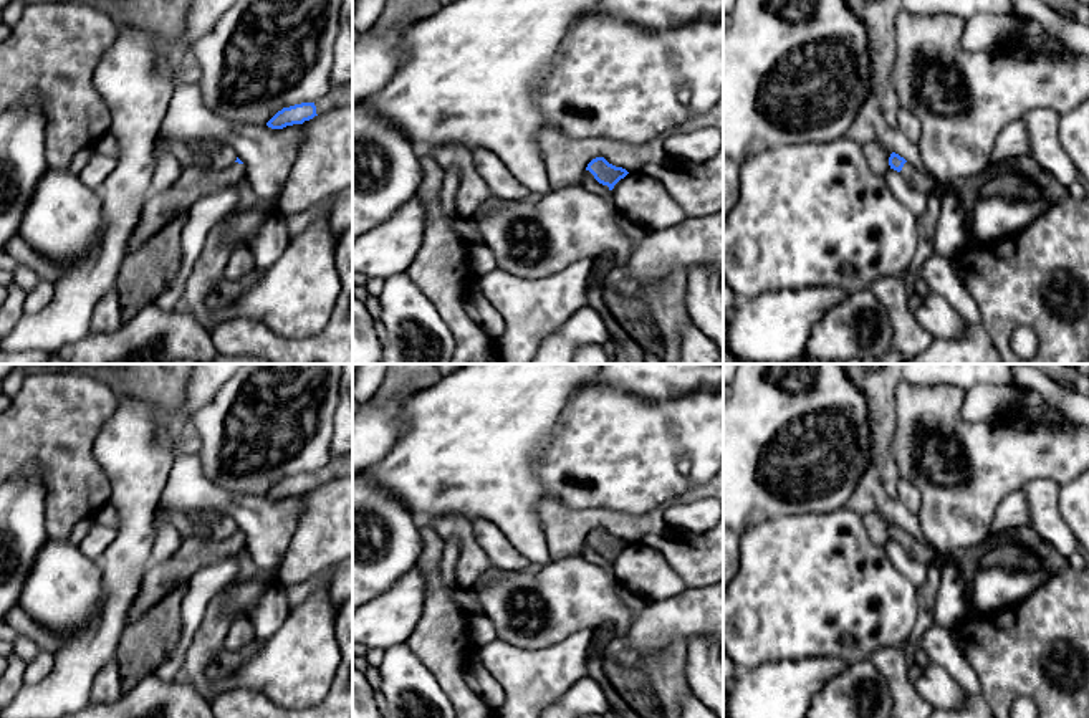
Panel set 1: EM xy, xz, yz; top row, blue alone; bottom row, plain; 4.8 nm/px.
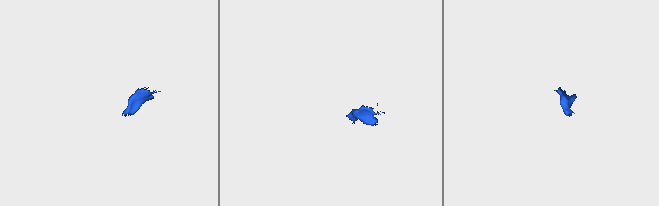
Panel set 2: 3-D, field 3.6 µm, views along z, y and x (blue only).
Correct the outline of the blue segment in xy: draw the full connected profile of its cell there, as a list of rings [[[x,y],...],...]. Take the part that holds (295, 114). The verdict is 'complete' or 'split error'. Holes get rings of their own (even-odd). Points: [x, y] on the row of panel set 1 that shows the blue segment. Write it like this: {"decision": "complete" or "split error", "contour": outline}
{"decision": "split error", "contour": [[[353,81],[336,86],[329,94],[316,103],[301,103],[278,111],[266,126],[271,129],[283,129],[293,124],[303,124],[326,111],[353,106]]]}

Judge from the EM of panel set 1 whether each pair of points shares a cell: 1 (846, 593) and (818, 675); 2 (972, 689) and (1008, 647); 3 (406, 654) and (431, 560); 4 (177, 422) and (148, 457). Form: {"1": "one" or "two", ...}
{"1": "two", "2": "two", "3": "two", "4": "one"}

